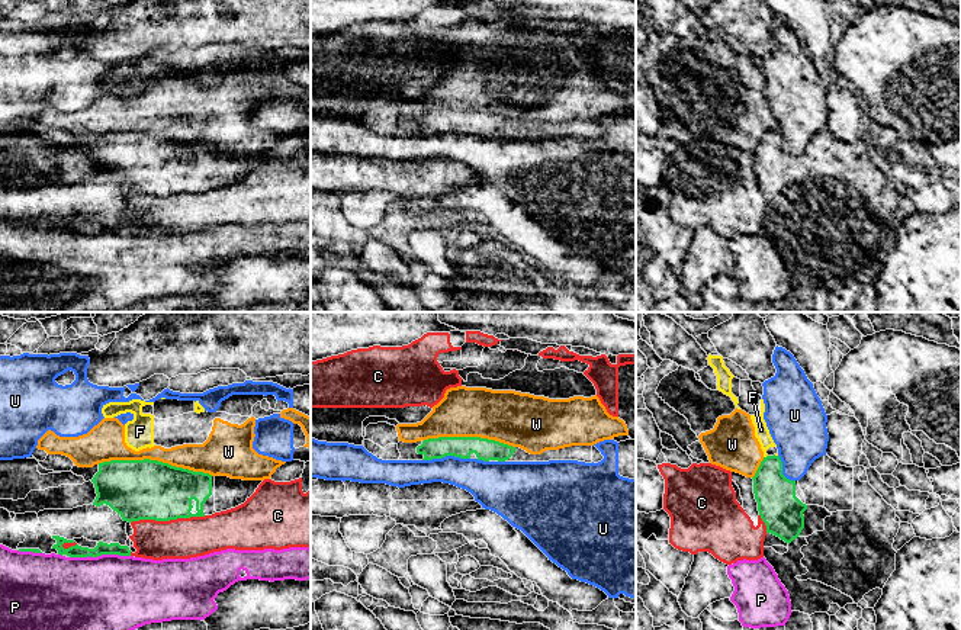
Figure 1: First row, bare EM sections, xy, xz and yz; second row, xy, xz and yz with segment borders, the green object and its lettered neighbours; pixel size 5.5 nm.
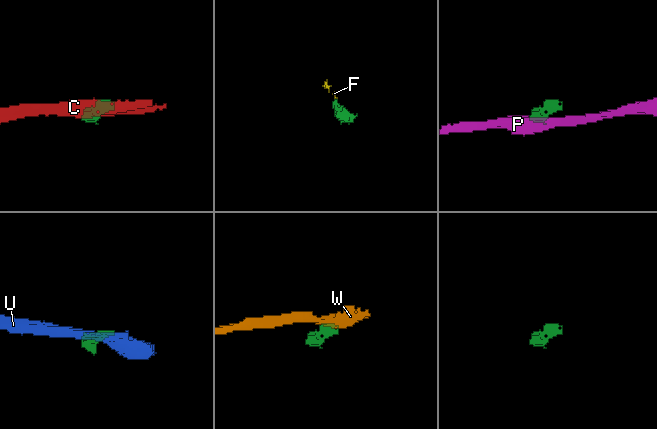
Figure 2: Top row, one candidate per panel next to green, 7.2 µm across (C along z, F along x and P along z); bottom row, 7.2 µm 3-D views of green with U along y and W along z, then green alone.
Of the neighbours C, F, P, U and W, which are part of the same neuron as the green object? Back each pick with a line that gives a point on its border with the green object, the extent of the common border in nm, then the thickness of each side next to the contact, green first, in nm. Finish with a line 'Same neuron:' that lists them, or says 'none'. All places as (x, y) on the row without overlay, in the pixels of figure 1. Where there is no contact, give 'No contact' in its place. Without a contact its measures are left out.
Same neuron: none

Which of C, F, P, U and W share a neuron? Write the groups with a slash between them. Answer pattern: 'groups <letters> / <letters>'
groups C / F W / P / U

